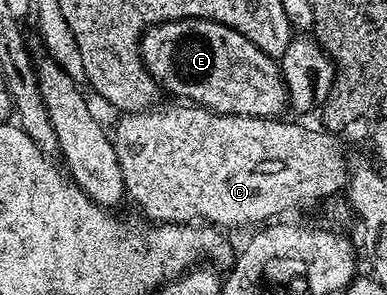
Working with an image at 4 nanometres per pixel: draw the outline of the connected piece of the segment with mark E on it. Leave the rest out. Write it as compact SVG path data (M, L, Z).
M180 18L174 22L156 23L141 35L141 58L162 91L170 90L177 97L174 99L188 100L192 105L214 110L216 114L280 119L287 107L287 91L280 65L251 44L247 36L232 30L224 22L214 22L211 18Z

